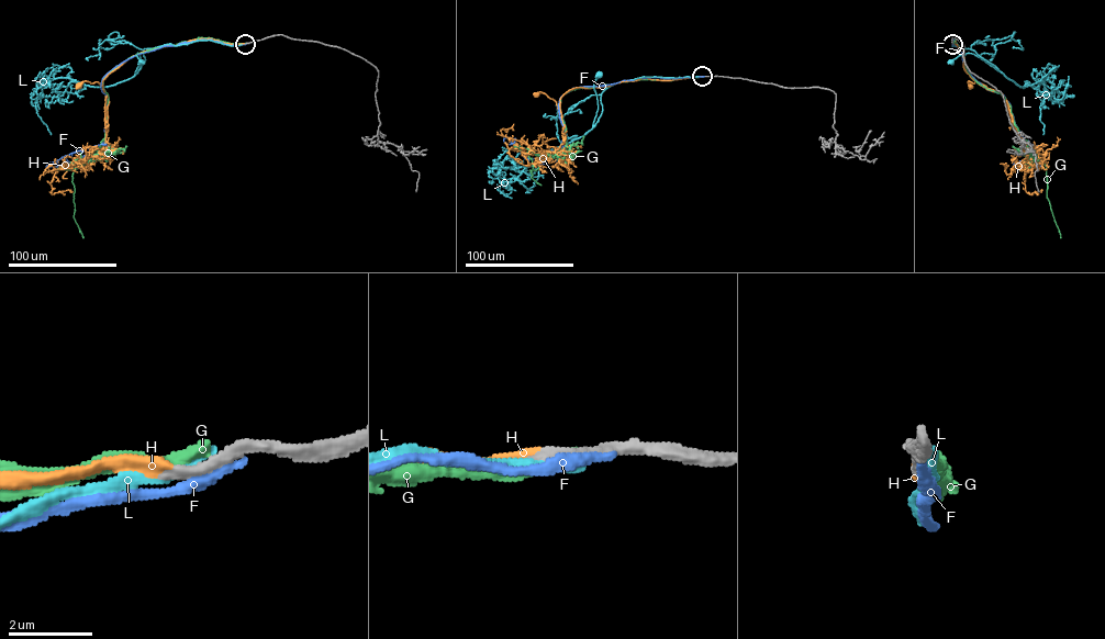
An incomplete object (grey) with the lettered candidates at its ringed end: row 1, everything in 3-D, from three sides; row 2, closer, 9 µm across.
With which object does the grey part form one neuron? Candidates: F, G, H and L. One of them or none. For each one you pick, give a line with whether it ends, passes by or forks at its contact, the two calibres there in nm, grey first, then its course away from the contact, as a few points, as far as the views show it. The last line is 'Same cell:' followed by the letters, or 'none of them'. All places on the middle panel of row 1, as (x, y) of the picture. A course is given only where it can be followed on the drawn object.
H: it ends there; 300 nm thick on the grey side, 280 nm on the other; it runs (702, 76), (668, 80), (642, 78), (569, 90), (560, 99), (562, 127), (556, 102), (540, 92), (536, 94)
Same cell: H

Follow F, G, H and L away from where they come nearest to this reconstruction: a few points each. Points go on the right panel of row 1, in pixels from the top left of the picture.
F: (952, 44), (972, 77), (1005, 97), (1023, 137), (1037, 146), (1013, 164), (1019, 167), (1014, 160)
G: (952, 43), (957, 37), (969, 75), (1004, 98), (1022, 138), (1045, 164), (1047, 197), (1060, 237)
H: (952, 43), (957, 38), (963, 67), (973, 79), (1004, 97), (980, 82), (969, 81), (971, 86)
L: (952, 44), (953, 40), (955, 46), (973, 49), (1003, 74), (971, 53), (951, 62)

